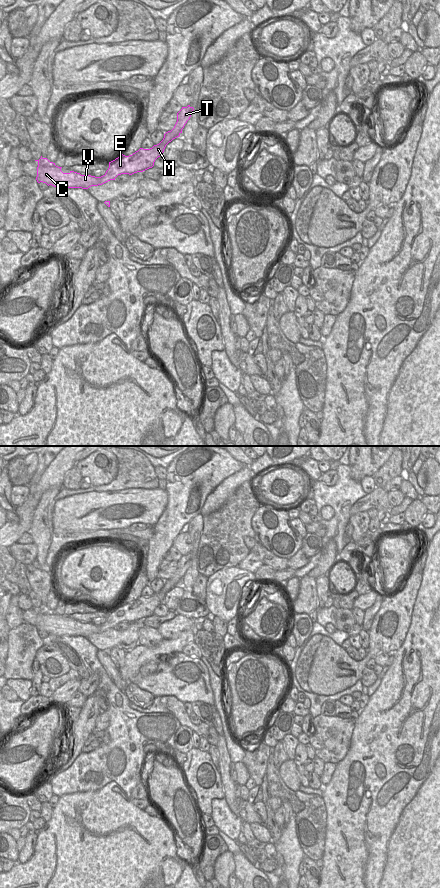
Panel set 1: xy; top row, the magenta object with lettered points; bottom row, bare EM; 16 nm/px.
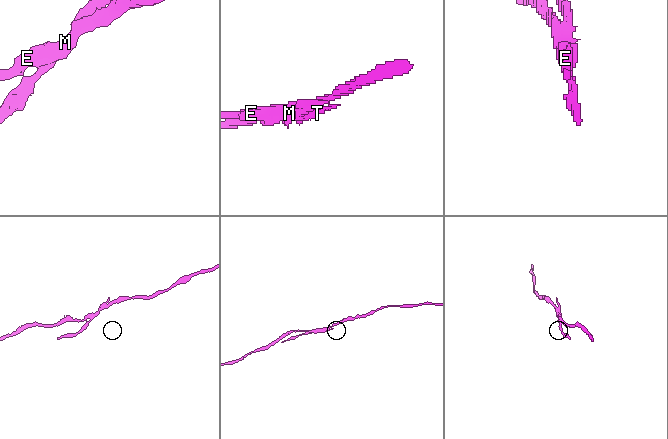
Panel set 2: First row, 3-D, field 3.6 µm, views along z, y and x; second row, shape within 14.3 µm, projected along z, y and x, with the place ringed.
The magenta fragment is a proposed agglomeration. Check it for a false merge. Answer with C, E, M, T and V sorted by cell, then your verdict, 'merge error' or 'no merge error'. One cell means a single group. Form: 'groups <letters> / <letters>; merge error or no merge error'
groups C E M V / T; merge error

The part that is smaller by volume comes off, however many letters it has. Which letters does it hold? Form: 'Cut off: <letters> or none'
Cut off: T

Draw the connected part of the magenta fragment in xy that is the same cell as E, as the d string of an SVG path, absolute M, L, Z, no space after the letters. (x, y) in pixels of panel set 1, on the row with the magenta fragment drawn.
M168 131L164 134L163 140L150 149L140 148L132 155L121 155L115 160L109 162L109 168L101 177L91 175L81 175L80 173L70 171L63 173L62 167L50 162L47 158L35 160L38 162L37 177L38 183L43 182L48 186L56 188L82 188L88 189L91 186L102 185L110 180L115 180L118 175L132 175L137 172L143 172L154 166L155 160L163 155L166 145L175 139L175 135Z

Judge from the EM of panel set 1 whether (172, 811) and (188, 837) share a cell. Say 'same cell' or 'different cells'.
same cell

